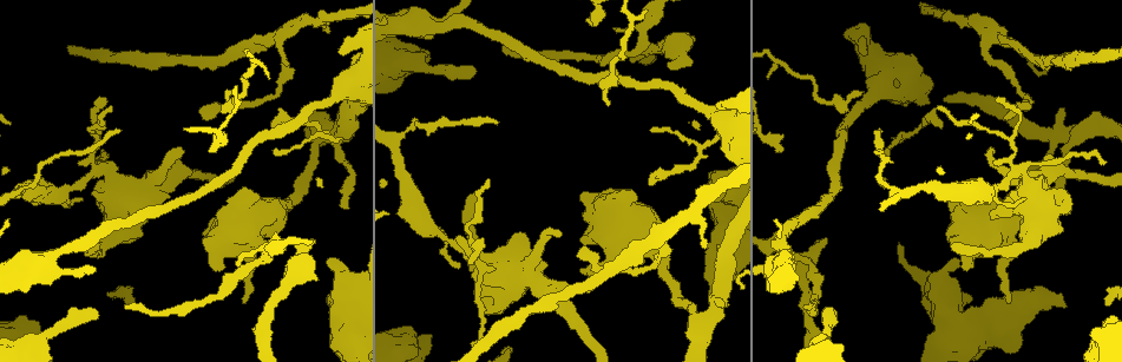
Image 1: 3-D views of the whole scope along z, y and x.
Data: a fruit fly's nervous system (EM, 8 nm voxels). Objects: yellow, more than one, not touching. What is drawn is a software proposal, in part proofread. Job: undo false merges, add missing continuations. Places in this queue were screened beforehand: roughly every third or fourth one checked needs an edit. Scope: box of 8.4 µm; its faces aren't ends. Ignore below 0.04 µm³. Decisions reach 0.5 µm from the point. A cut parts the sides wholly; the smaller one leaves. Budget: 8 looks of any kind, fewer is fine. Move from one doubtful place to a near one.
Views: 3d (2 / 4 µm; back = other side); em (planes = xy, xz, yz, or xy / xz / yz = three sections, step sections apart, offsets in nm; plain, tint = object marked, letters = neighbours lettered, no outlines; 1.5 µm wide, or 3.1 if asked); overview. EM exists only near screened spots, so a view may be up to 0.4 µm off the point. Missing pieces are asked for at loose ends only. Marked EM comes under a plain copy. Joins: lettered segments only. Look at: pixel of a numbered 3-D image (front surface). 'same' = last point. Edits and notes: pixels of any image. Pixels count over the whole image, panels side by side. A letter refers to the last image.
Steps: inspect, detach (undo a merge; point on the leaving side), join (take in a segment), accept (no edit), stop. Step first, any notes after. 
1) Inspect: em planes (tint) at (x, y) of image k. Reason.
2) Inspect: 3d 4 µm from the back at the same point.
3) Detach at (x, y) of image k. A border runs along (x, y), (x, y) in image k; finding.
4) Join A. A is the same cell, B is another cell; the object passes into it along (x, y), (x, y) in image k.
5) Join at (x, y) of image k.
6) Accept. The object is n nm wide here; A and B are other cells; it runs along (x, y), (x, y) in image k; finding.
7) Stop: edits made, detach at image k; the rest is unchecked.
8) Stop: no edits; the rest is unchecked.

Inspect: em planes (letters) at (707, 248) of image 1.

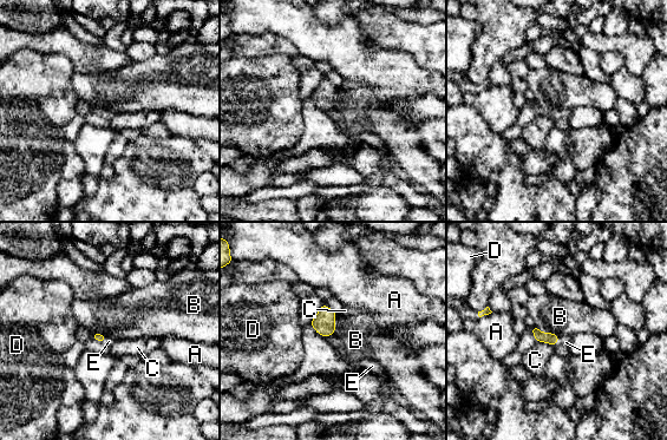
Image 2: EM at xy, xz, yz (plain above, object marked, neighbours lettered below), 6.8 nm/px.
Join E. E is the same cell, A, B, C and D are other cells; the object passes into it along (324, 322), (329, 335), (334, 340) in image 2; the cell continues.

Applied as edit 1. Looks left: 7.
Inspect: overview. Redraw.

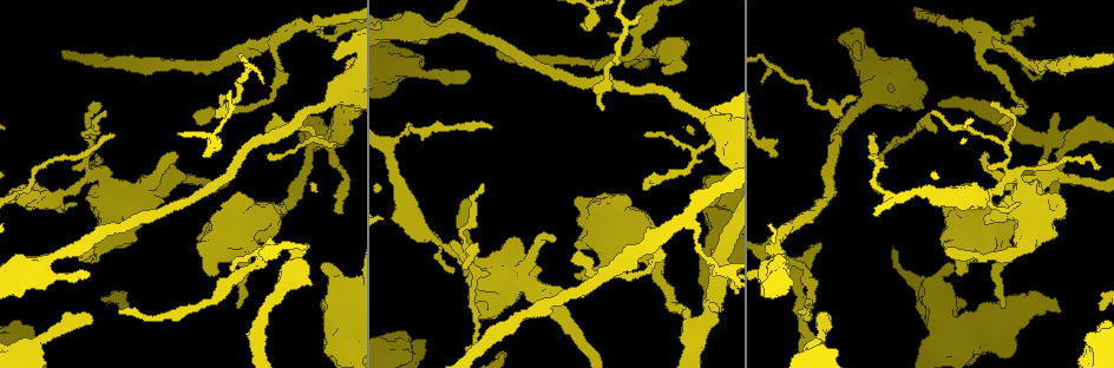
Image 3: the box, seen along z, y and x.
Inspect: 3d 4 µm at (104, 113) of image 3.

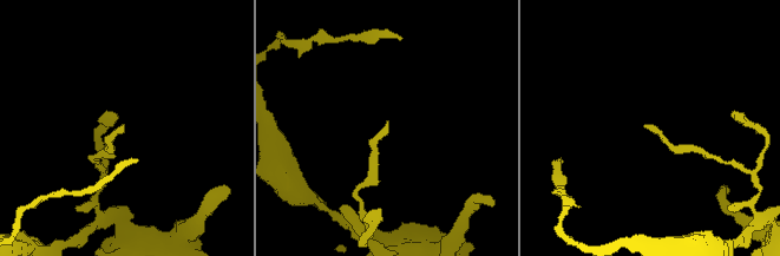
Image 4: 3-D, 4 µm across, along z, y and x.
Inspect: em yz step 8 (letters) at (388, 123) of image 4.

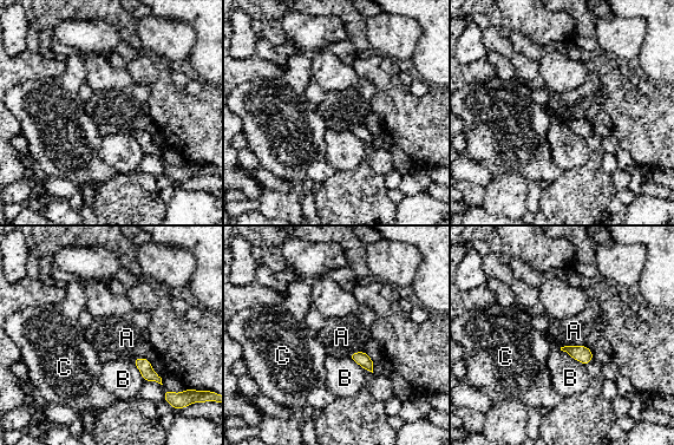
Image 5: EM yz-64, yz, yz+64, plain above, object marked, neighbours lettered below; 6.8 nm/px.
Accept. A, B and C are other cells; a border runs along (560, 349), (586, 365) in image 5; none of them fits.

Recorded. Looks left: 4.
Inspect: em yz step 8 (tint) at (91, 173) of image 3. Branch point.

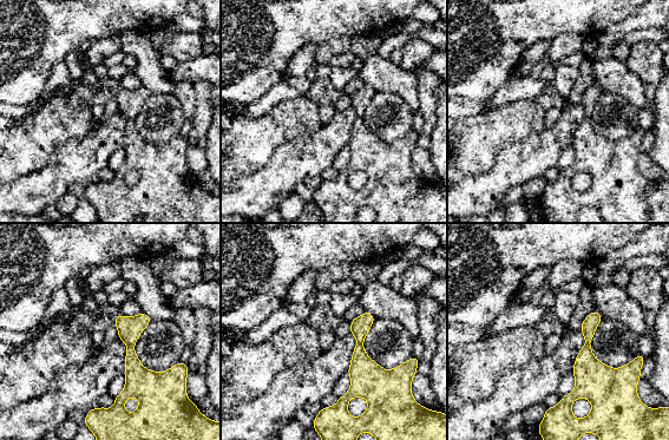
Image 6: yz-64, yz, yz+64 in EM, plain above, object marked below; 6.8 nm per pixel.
Inspect: em xz step 4 (letters) at the same point.

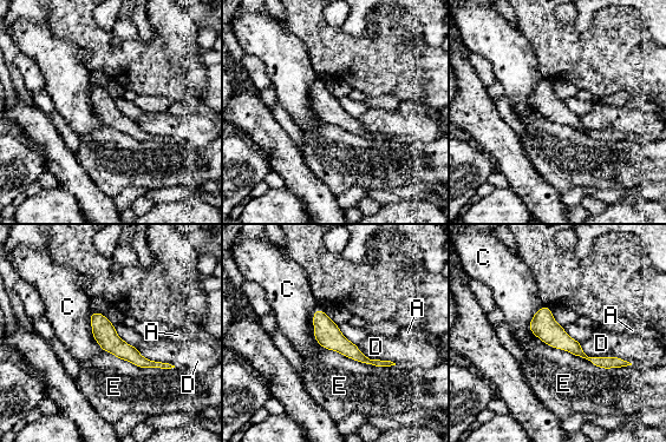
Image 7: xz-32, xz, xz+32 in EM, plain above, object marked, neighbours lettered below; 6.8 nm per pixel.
Detach at (341, 344) of image 7. The longest contact is with E, 700 nm; A, C, D and E are other cells; a border runs along (371, 360), (373, 364) in image 7; two cells meet here.

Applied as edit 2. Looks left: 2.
Stop: edits made, join at image 2, detach at image 7; the rest is unchecked.

